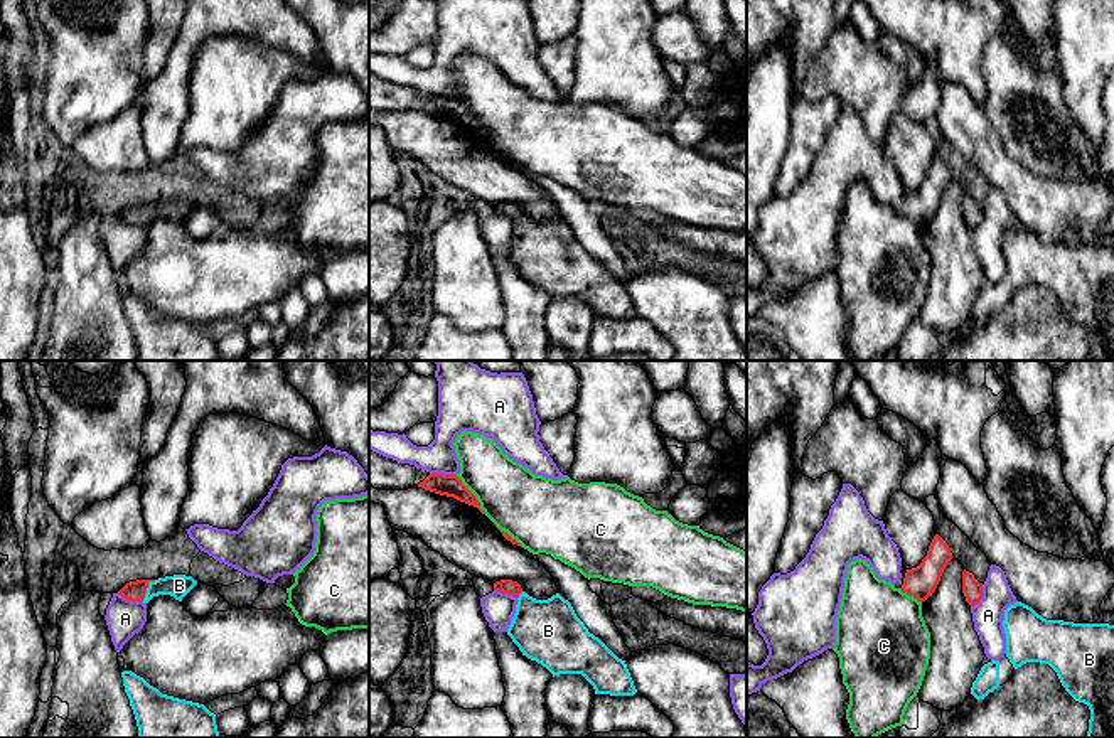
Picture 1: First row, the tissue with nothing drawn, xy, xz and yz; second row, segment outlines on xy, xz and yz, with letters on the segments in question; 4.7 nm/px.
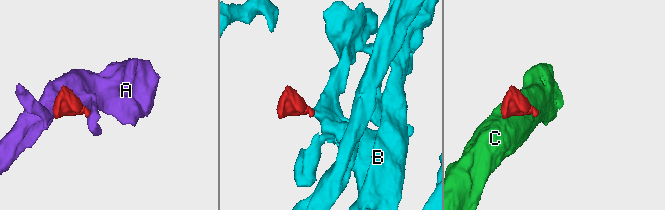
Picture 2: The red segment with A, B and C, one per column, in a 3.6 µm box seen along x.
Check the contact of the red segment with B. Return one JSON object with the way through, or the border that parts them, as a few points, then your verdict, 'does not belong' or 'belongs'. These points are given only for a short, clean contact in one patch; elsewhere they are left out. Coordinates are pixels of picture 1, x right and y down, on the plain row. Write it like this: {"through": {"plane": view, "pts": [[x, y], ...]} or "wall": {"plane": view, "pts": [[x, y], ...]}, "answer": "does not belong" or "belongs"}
{"through": {"plane": "xy", "pts": [[135, 213], [147, 209], [179, 208]]}, "answer": "belongs"}

